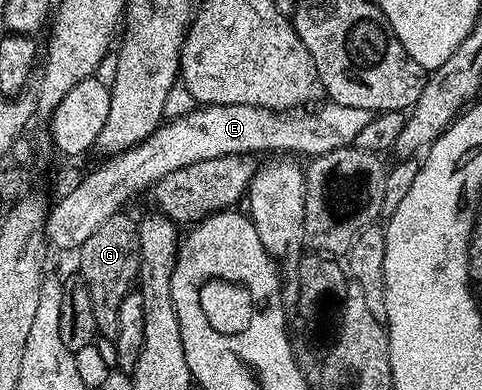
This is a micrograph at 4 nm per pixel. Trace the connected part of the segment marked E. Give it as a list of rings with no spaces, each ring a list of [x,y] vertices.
[[[331,101],[321,102],[311,109],[297,109],[287,113],[262,109],[254,105],[211,105],[193,109],[185,115],[171,118],[158,128],[153,135],[146,137],[136,147],[129,151],[123,151],[121,155],[113,155],[107,158],[101,167],[94,171],[88,171],[77,185],[74,193],[59,197],[51,204],[48,212],[48,221],[44,224],[44,233],[47,242],[53,248],[60,251],[75,252],[98,228],[110,221],[110,217],[121,214],[124,207],[135,195],[142,191],[147,192],[159,179],[166,177],[166,173],[174,173],[174,169],[186,169],[186,165],[195,165],[197,161],[210,161],[210,157],[222,157],[223,155],[251,155],[256,151],[272,151],[268,153],[291,153],[293,156],[308,155],[315,157],[325,155],[334,149],[353,146],[358,133],[365,125],[370,125],[373,112],[366,109],[353,109],[350,105],[338,105]]]

